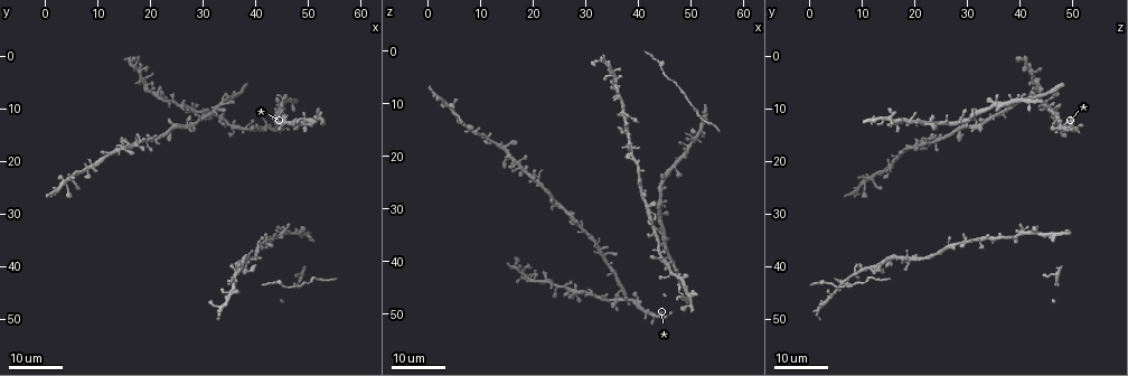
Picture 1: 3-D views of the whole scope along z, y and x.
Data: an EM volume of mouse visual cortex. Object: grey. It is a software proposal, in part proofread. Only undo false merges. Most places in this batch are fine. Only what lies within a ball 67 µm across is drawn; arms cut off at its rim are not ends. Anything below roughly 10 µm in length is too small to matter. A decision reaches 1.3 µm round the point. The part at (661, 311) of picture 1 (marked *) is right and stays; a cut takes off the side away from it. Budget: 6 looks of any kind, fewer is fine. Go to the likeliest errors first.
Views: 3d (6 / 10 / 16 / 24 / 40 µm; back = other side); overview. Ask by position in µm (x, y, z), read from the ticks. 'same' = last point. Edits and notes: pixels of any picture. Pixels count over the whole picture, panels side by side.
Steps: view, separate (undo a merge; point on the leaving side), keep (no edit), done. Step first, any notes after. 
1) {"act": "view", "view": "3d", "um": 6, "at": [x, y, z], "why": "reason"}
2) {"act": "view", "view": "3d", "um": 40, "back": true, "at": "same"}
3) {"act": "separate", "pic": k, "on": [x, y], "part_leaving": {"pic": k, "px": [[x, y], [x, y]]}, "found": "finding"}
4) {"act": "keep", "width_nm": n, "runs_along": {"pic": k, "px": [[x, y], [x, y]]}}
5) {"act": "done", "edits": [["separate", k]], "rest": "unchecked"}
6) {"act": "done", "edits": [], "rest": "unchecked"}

{"act": "view", "view": "3d", "um": 16, "at": [33.5, 11.0, 47.0], "why": "three-way junction"}

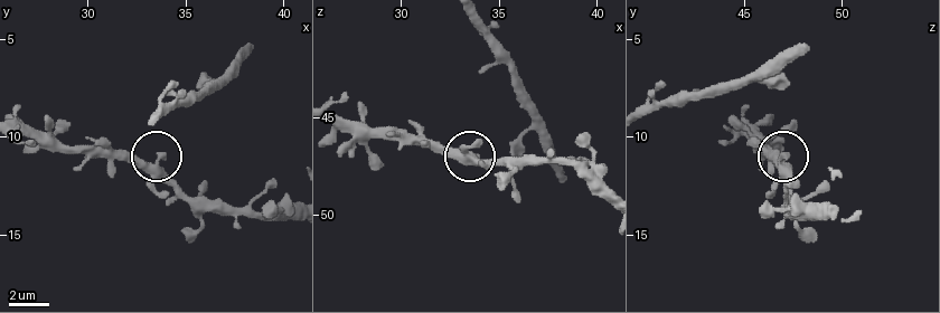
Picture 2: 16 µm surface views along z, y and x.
{"act": "view", "view": "3d", "um": 10, "at": [33.5, 11.5, 47.1]}

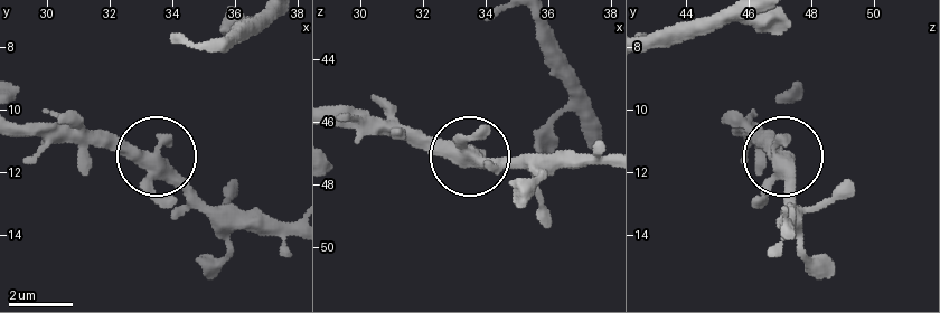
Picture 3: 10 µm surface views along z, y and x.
{"act": "keep", "runs_along": {"pic": 3, "px": [[290, 229], [225, 226], [153, 159], [84, 149]]}, "found": "continuous, no second cell"}

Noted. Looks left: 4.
{"act": "view", "view": "3d", "um": 16, "at": [4.0, 23.5, 11.0], "why": "narrows sharply"}

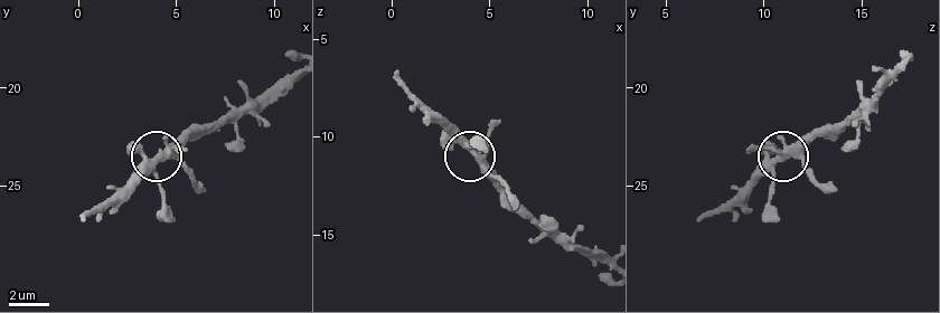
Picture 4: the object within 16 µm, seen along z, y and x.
{"act": "view", "view": "3d", "um": 10, "at": [4.1, 23.5, 10.9]}

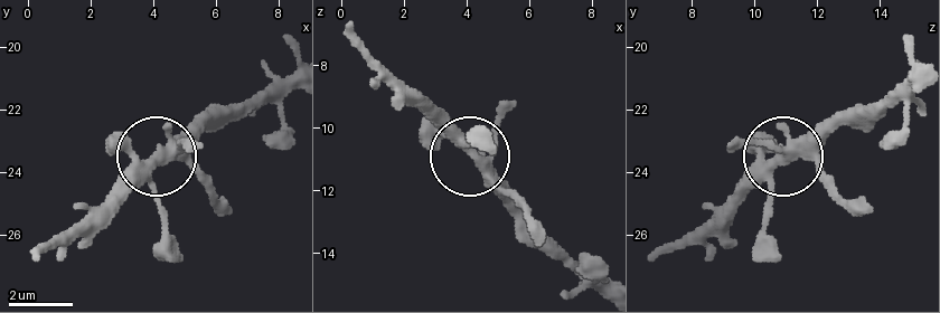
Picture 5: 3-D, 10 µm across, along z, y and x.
{"act": "keep", "width_nm": 320, "found": "all the same cell"}

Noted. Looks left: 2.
{"act": "view", "view": "3d", "um": 24, "at": [24.5, 13.0, 29.0], "why": "sudden change in width"}

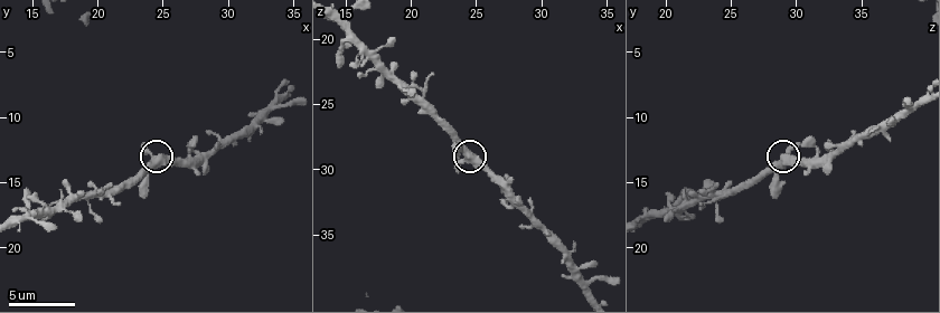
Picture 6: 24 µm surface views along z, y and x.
{"act": "view", "view": "3d", "um": 10, "at": [24.4, 13.4, 28.8]}

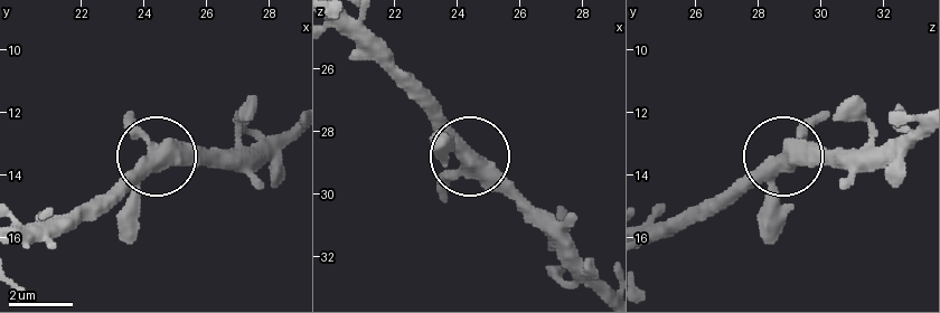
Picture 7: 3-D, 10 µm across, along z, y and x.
{"act": "keep", "runs_along": {"pic": 7, "px": [[608, 288], [425, 106]]}, "found": "continuous, no second cell"}

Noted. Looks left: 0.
{"act": "done", "edits": [], "rest": "unchecked"}

